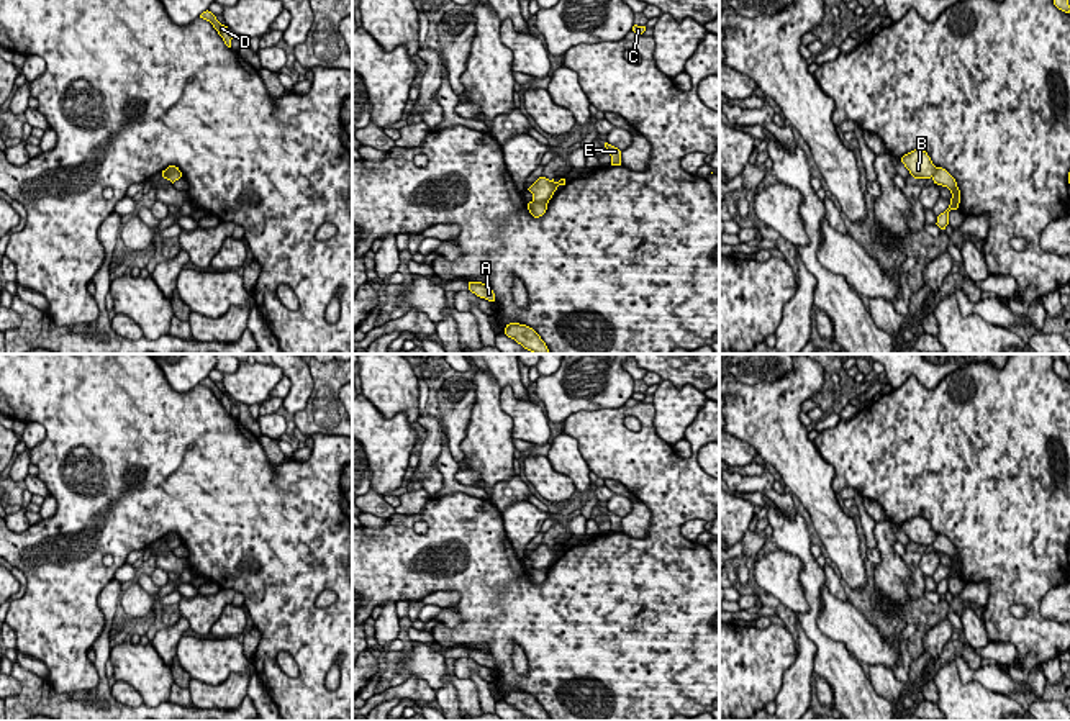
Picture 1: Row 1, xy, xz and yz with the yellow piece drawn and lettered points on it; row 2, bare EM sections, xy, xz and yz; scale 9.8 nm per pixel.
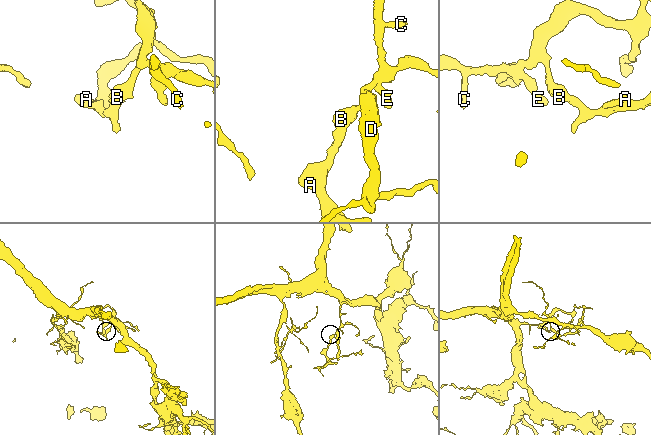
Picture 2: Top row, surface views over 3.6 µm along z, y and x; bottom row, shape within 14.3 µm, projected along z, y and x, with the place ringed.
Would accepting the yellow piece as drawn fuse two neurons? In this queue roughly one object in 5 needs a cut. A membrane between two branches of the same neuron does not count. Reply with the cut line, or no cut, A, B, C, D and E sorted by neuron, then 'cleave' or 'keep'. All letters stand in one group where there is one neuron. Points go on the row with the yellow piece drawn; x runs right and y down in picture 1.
xz (548, 200), (533, 202) | A / B C D E | cleave

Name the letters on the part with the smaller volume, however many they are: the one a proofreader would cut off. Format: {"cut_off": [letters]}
{"cut_off": ["A"]}

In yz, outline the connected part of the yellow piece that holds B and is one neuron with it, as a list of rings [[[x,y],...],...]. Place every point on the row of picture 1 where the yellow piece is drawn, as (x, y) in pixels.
[[[914,149],[901,157],[901,162],[914,179],[931,179],[936,172],[936,166],[923,149]]]

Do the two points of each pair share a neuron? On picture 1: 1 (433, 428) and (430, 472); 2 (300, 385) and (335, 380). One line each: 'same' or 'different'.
1: same
2: different

